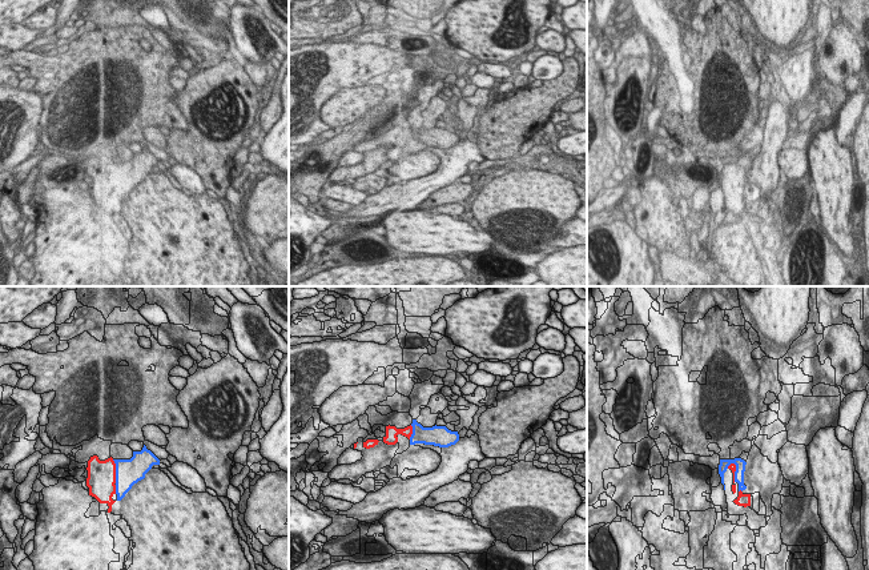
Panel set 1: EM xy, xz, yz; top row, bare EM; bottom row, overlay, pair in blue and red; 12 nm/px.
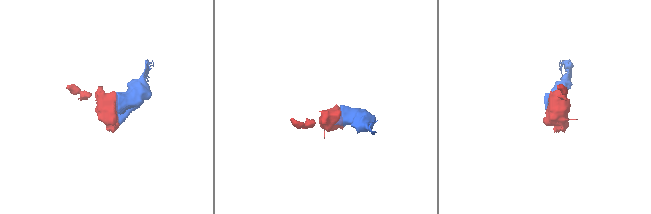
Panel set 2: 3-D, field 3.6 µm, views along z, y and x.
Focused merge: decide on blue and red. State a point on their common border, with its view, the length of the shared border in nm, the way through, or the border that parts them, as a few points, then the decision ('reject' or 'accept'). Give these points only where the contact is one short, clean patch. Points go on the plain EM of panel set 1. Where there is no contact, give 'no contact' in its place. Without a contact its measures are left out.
meets blue in xy at (116, 173); contact 300 nm long; accept

